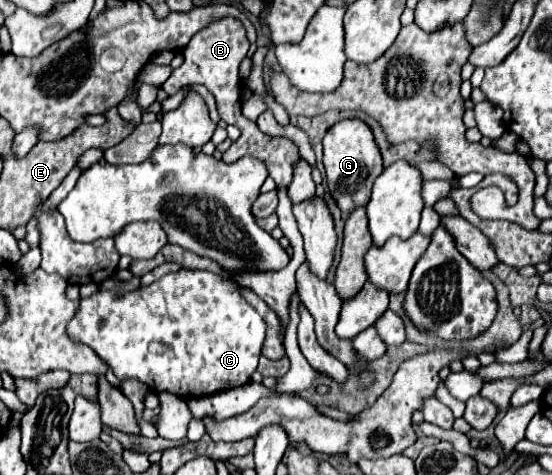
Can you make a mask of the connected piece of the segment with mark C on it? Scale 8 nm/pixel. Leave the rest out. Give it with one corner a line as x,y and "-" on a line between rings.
180,269
164,275
148,287
138,287
122,295
118,289
102,289
86,299
80,299
76,315
68,321
70,341
88,345
110,365
112,373
120,381
138,379
150,391
166,391
182,399
212,395
216,391
248,383
250,375
258,367
264,333
266,321
248,301
244,301
238,285
218,273
202,269

